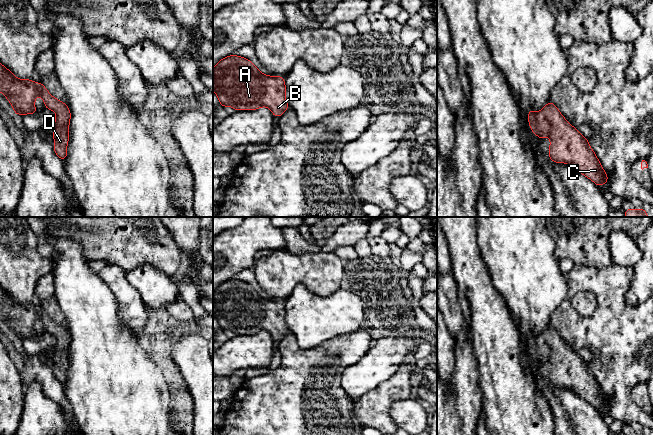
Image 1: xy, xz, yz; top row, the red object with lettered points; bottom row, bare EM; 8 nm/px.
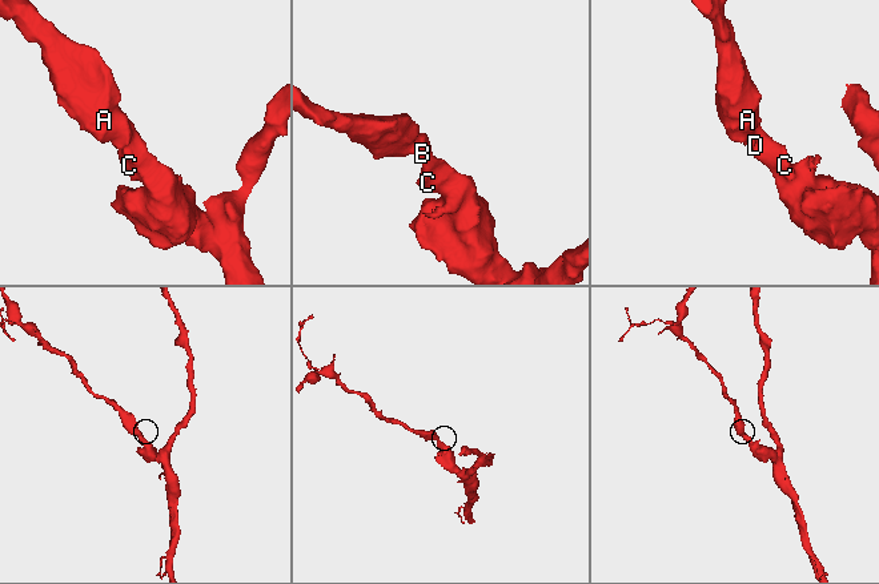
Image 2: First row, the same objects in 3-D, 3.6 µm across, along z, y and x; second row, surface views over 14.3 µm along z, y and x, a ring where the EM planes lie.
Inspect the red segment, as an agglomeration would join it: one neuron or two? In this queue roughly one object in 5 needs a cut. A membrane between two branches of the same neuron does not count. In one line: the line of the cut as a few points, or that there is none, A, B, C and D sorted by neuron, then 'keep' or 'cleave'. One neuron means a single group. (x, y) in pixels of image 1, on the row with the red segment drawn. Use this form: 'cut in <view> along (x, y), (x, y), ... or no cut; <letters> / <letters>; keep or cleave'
no cut; A B C D; keep

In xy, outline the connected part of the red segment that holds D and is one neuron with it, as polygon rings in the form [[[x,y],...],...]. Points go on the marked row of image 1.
[[[0,63],[0,92],[8,99],[17,115],[38,113],[35,109],[35,99],[39,94],[45,103],[45,109],[56,112],[53,123],[54,152],[62,159],[67,157],[69,141],[70,109],[67,104],[54,98],[42,84],[30,79],[20,80]]]

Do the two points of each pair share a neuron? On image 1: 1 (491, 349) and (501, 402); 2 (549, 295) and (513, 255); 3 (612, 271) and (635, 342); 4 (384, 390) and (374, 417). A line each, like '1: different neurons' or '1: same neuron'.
1: same neuron
2: same neuron
3: same neuron
4: same neuron

